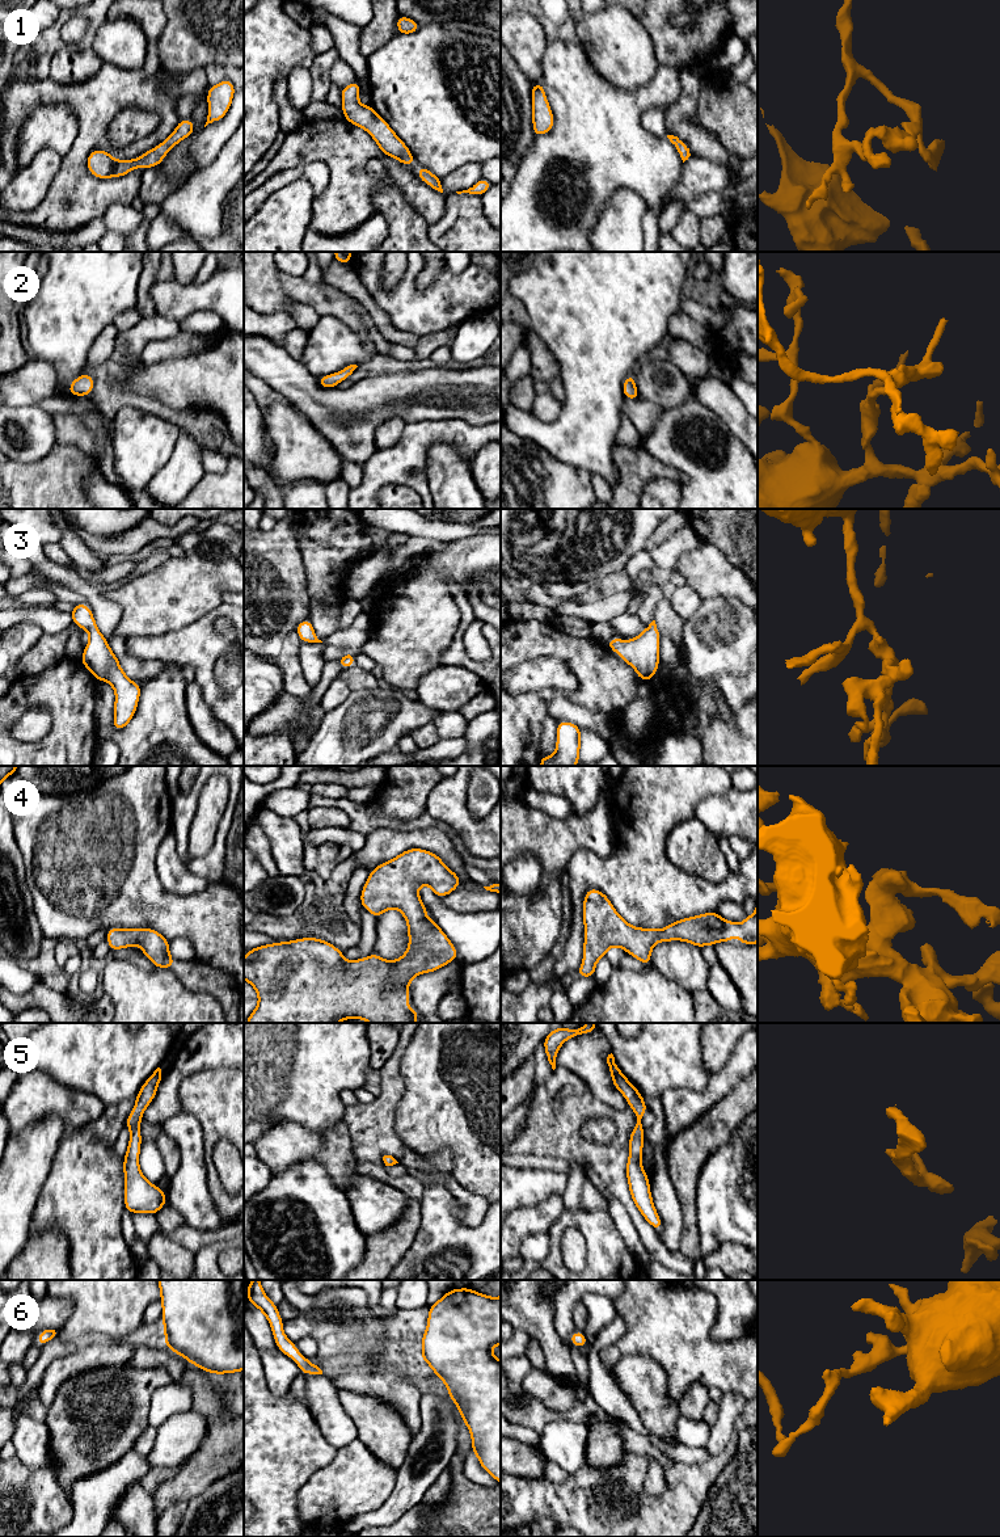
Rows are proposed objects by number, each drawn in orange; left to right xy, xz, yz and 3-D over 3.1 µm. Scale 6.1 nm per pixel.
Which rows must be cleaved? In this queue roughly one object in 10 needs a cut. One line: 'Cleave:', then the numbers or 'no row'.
Cleave: no row

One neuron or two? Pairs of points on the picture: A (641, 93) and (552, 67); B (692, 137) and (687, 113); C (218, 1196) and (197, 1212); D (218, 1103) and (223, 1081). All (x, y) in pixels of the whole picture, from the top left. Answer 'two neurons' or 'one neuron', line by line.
A: one neuron
B: one neuron
C: two neurons
D: one neuron

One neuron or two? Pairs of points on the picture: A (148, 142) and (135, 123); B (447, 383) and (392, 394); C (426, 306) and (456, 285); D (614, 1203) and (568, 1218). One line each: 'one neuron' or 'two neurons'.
A: two neurons
B: one neuron
C: one neuron
D: two neurons

